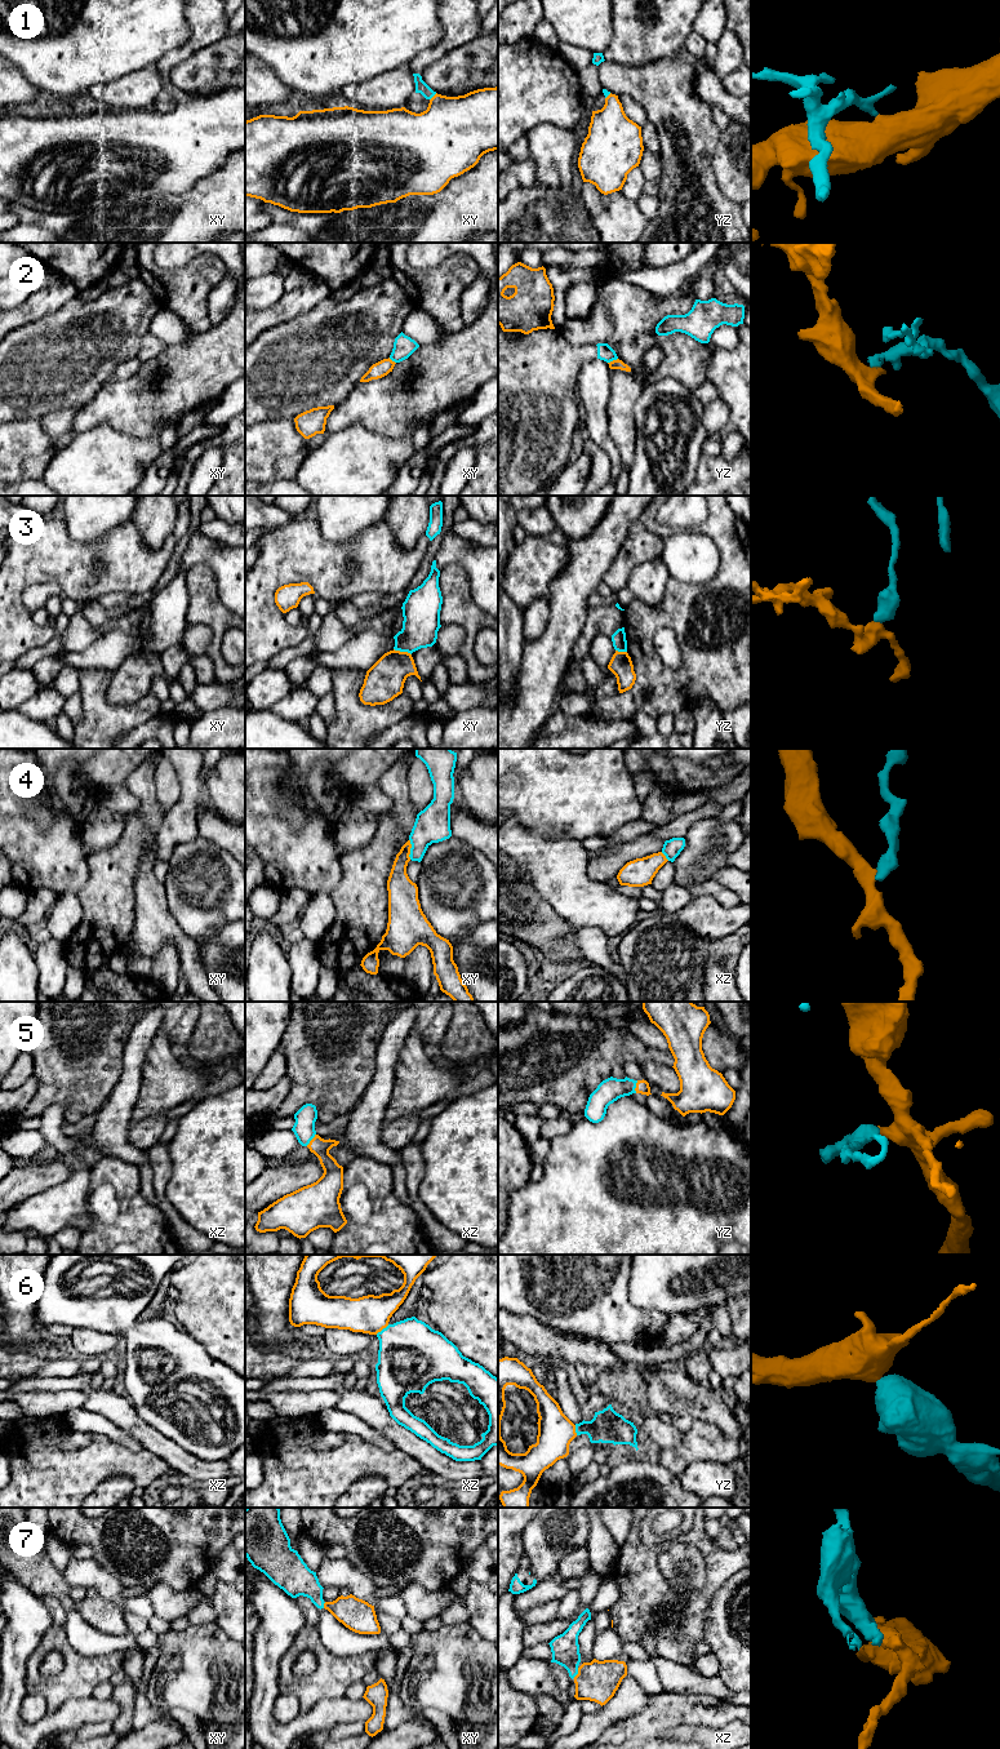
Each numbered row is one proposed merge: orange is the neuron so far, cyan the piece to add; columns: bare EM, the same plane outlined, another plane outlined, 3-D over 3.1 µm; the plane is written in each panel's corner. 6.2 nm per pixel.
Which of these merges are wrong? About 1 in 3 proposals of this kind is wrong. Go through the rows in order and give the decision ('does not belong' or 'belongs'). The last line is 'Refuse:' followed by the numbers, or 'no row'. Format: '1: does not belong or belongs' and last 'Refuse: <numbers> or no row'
1: belongs
2: does not belong
3: does not belong
4: does not belong
5: belongs
6: belongs
7: belongs
Refuse: 2, 3, 4

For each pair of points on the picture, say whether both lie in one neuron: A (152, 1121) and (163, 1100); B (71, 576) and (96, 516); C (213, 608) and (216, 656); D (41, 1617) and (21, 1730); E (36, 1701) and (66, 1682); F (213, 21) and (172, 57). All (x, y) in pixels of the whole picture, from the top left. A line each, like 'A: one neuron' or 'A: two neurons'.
A: two neurons
B: two neurons
C: one neuron
D: one neuron
E: two neurons
F: one neuron

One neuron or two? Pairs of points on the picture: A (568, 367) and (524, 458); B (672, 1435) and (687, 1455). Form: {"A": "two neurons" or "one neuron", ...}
{"A": "one neuron", "B": "two neurons"}

